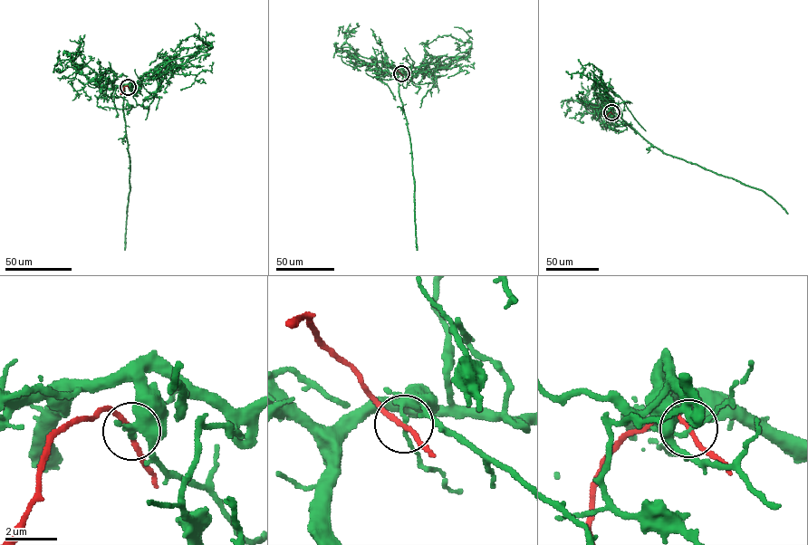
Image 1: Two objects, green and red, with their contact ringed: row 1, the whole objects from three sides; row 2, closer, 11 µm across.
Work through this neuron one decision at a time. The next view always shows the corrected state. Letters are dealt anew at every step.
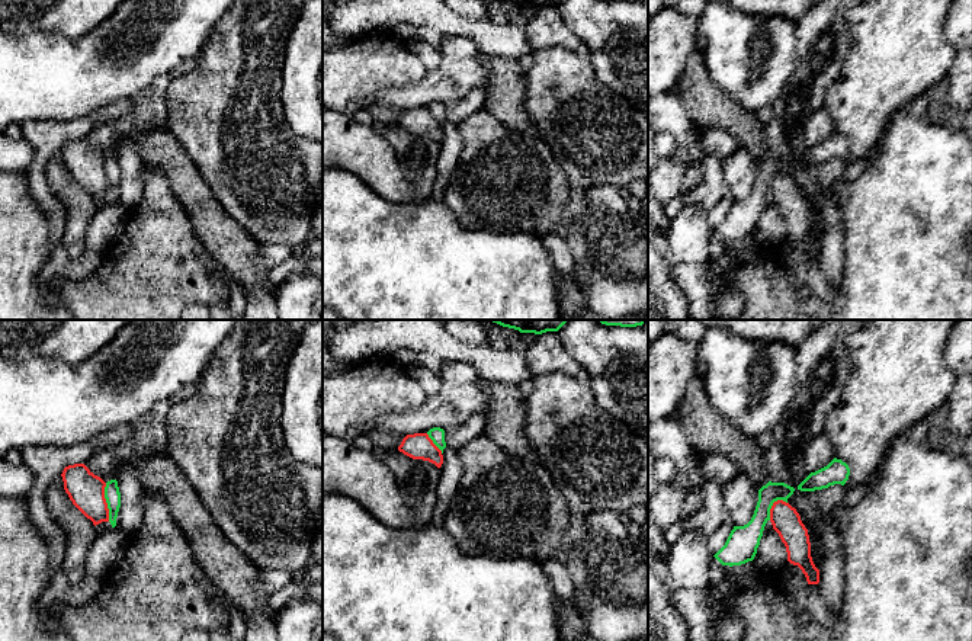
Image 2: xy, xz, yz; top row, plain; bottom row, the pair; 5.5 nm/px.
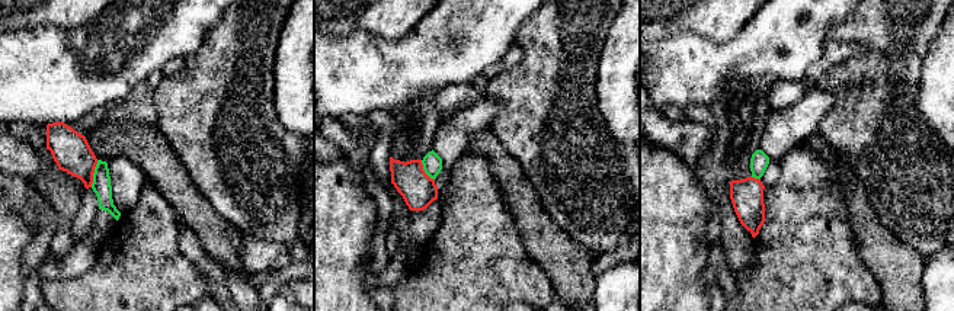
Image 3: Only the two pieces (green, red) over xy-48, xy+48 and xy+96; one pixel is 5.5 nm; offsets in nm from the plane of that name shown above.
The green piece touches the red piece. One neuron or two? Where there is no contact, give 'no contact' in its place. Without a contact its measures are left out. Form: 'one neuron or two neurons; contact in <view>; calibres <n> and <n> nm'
two neurons; contact in xy; calibres 90 and 200 nm

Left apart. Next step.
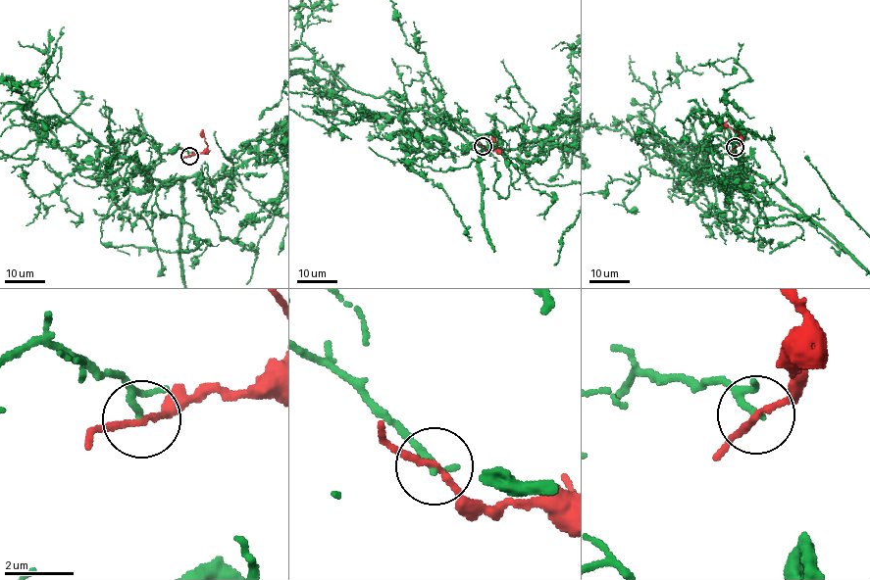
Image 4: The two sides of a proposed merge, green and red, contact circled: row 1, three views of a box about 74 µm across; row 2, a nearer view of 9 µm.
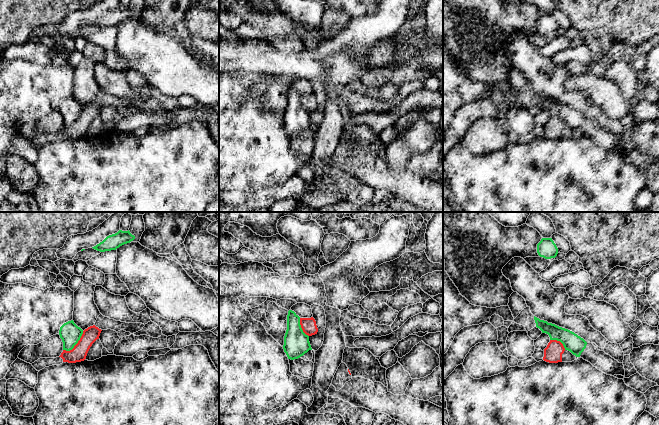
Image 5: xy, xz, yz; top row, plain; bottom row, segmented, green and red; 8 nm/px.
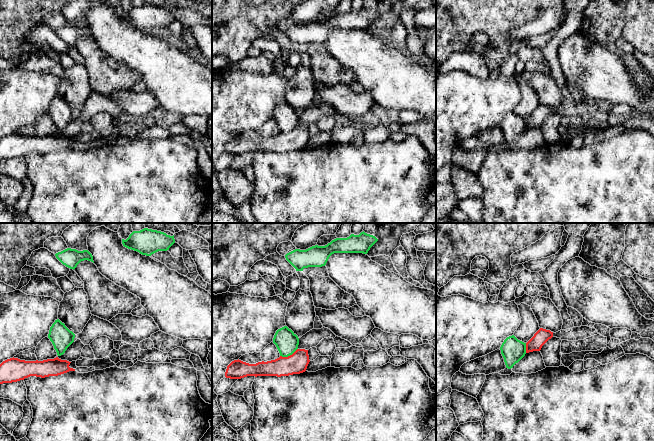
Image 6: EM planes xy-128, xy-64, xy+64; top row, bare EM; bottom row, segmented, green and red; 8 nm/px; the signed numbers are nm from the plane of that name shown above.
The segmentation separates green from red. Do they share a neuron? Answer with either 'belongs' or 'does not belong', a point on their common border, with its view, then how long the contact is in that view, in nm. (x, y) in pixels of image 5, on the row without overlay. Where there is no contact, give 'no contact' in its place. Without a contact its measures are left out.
does not belong; meets green in xy at (76, 119); contact 220 nm long

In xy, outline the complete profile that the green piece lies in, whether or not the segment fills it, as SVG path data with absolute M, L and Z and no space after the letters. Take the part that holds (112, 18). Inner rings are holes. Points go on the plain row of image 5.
M119 6L117 9L107 12L102 18L92 24L100 28L116 26L120 22L130 19L134 15L135 12L132 11L129 6Z

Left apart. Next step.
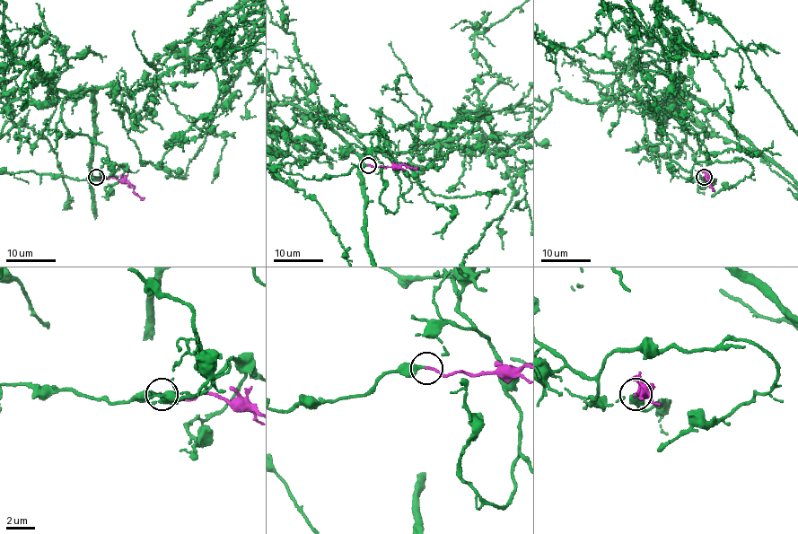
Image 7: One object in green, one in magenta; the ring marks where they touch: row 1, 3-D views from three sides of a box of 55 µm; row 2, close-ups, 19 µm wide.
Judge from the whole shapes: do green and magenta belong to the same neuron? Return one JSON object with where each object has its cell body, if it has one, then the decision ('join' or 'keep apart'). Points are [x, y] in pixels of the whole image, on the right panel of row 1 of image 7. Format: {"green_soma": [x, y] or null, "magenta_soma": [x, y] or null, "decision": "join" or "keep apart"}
{"green_soma": null, "magenta_soma": null, "decision": "join"}

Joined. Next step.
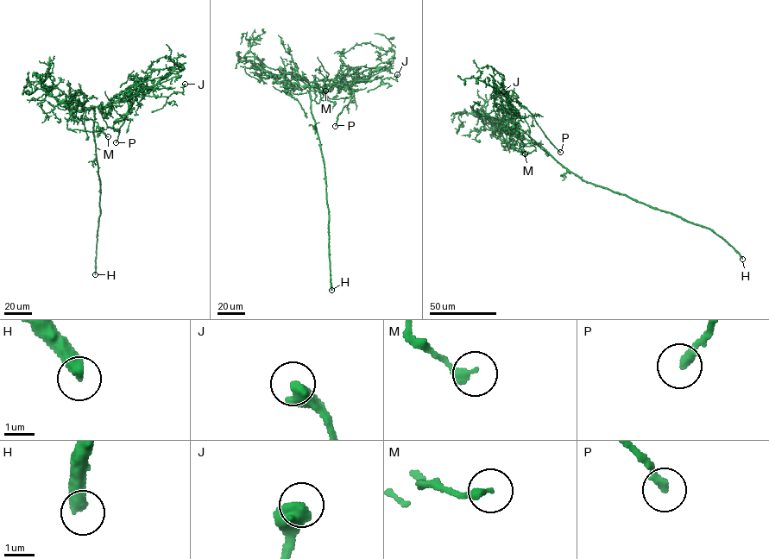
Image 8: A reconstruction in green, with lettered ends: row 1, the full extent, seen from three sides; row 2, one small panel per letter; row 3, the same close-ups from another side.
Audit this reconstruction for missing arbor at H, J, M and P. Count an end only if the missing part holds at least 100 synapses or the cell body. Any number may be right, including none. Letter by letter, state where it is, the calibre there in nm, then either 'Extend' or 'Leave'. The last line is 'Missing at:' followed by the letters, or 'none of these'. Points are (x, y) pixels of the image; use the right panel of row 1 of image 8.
H: Place: (742, 259). Thickness 440 nm. Extend
J: Place: (503, 91). Thickness 550 nm. Leave
M: Place: (525, 153). Thickness 280 nm. Leave
P: Place: (560, 152). Thickness 280 nm. Leave
Missing at: H

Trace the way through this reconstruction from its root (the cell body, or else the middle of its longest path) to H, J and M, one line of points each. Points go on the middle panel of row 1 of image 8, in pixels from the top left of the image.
H: (315, 125), (324, 166), (331, 290)
J: (315, 125), (311, 108), (312, 86), (342, 80), (395, 79), (397, 74)
M: (315, 125), (310, 88), (286, 74), (290, 84), (285, 87), (286, 94), (283, 91), (325, 91)

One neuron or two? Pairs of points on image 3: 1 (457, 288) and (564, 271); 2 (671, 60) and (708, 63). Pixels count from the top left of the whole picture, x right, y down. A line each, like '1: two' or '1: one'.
1: two
2: one

